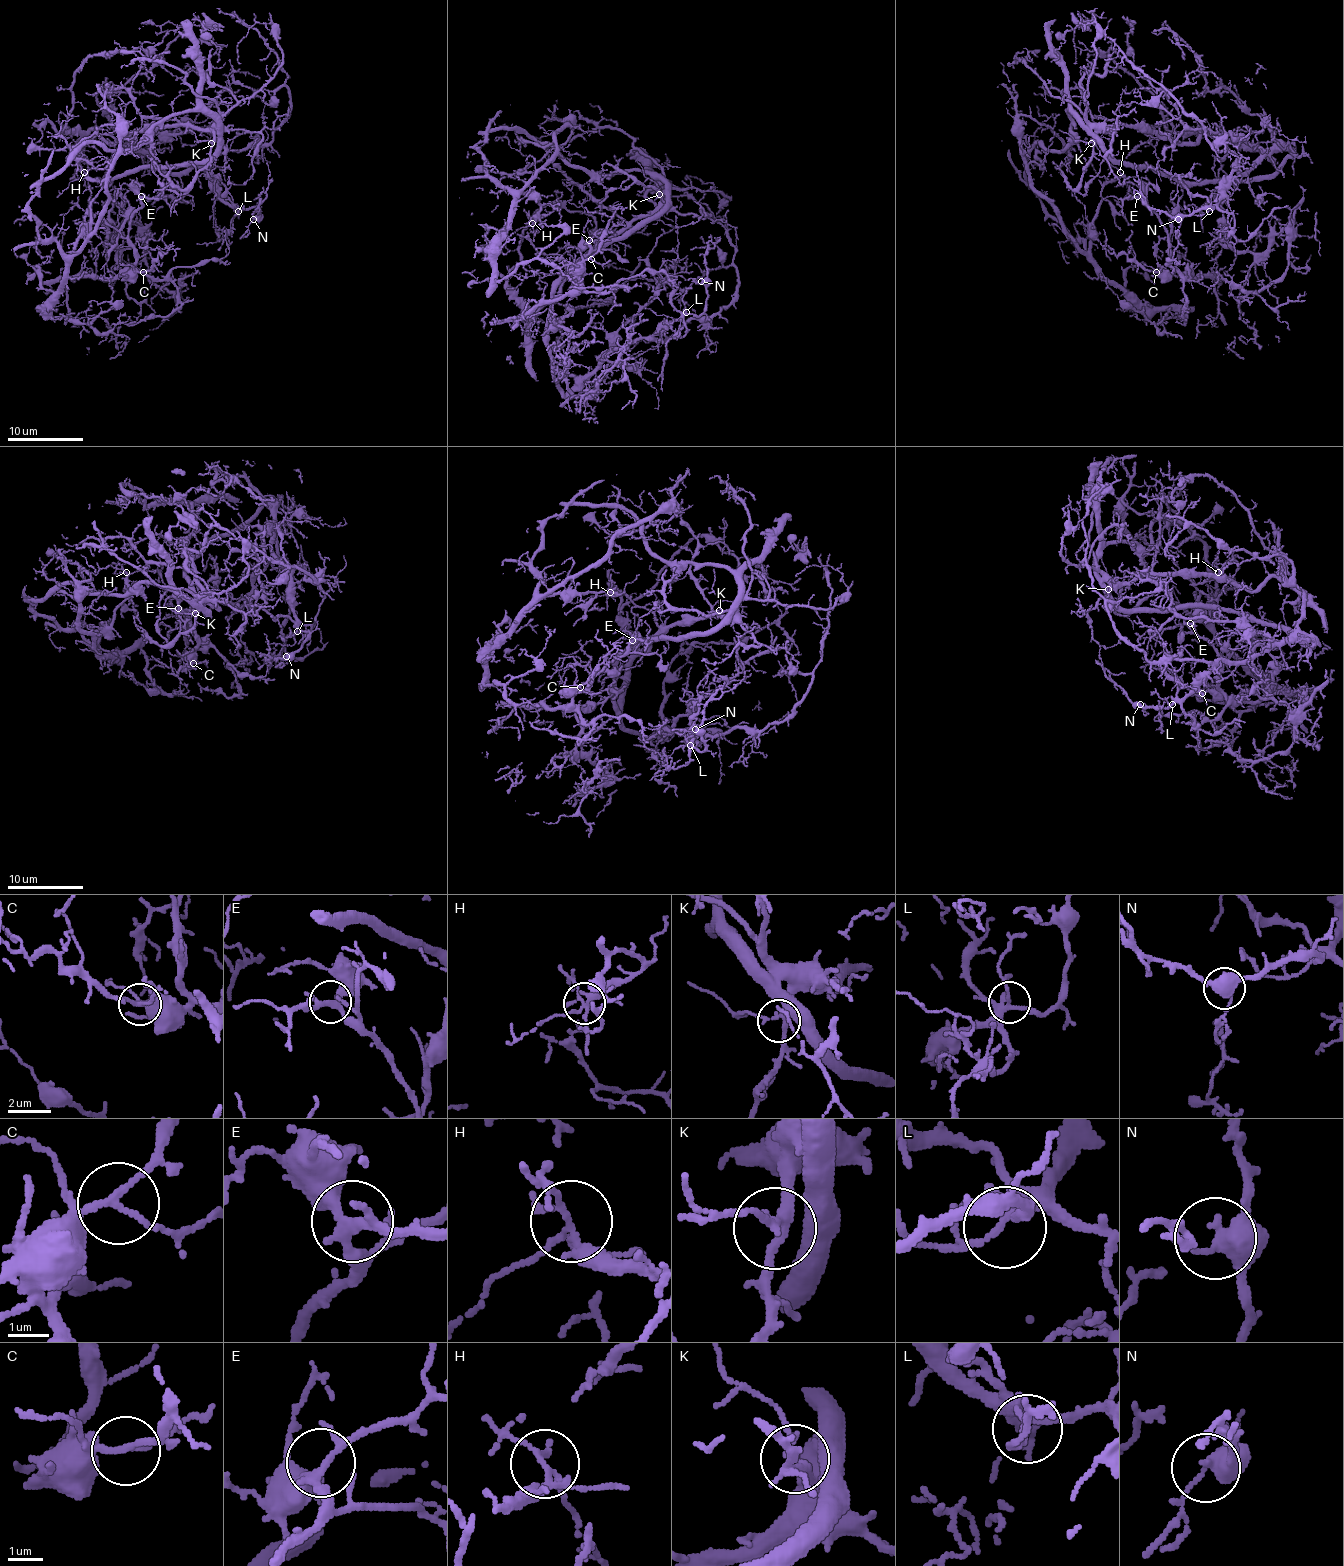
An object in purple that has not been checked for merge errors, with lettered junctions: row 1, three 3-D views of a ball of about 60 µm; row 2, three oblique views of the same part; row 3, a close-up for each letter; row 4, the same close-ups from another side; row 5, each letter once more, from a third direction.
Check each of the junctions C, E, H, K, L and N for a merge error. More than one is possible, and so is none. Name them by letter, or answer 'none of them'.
none of them

